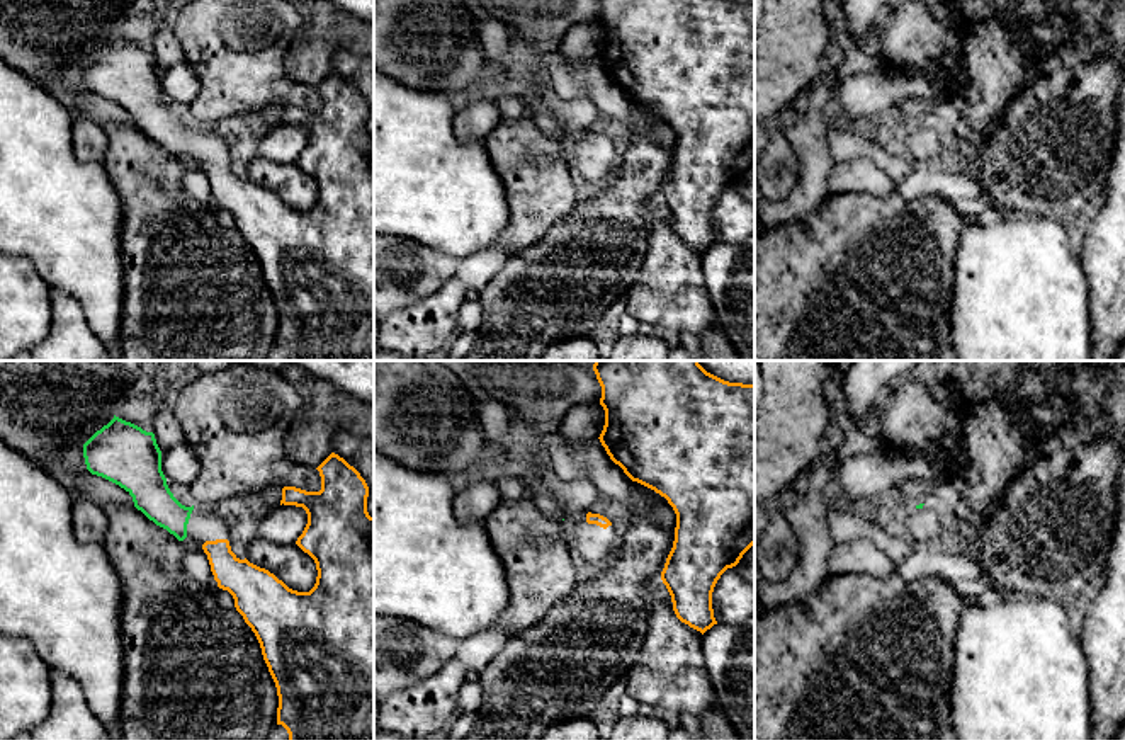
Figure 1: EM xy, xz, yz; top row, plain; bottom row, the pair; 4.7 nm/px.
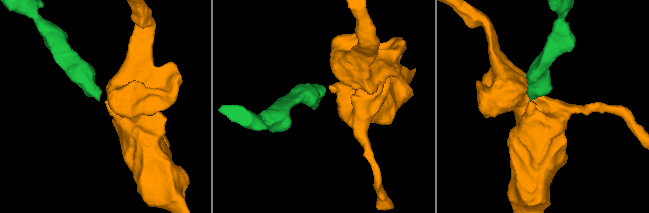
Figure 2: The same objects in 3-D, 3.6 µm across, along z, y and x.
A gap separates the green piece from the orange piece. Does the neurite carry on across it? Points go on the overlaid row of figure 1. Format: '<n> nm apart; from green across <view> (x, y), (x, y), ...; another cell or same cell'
90 nm apart; from green across xy (186, 536), (203, 545); same cell

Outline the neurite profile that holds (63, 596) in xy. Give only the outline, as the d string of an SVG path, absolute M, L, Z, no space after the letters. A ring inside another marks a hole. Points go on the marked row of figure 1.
M0 441L0 631L20 636L32 643L39 657L51 670L61 670L73 677L83 689L85 701L105 728L119 726L119 709L124 689L124 648L121 631L122 583L112 566L104 544L82 543L73 532L73 498L70 492L46 470L12 451Z

